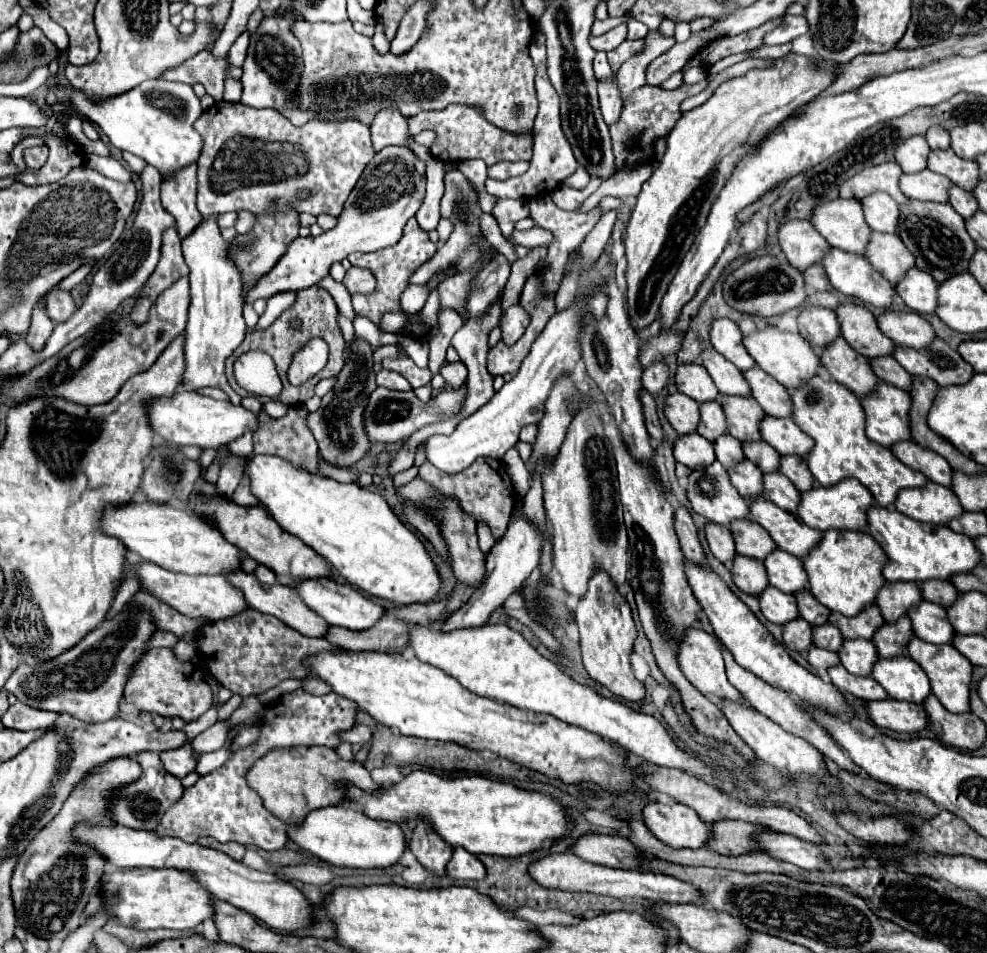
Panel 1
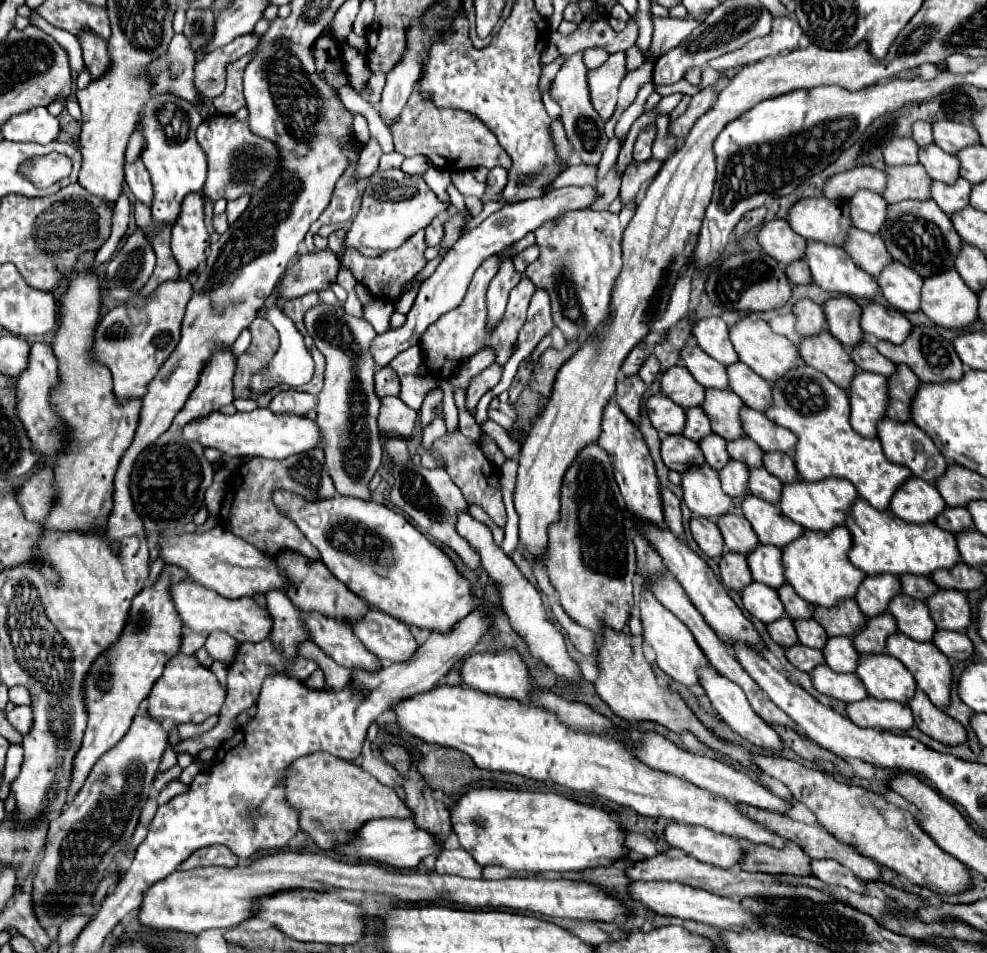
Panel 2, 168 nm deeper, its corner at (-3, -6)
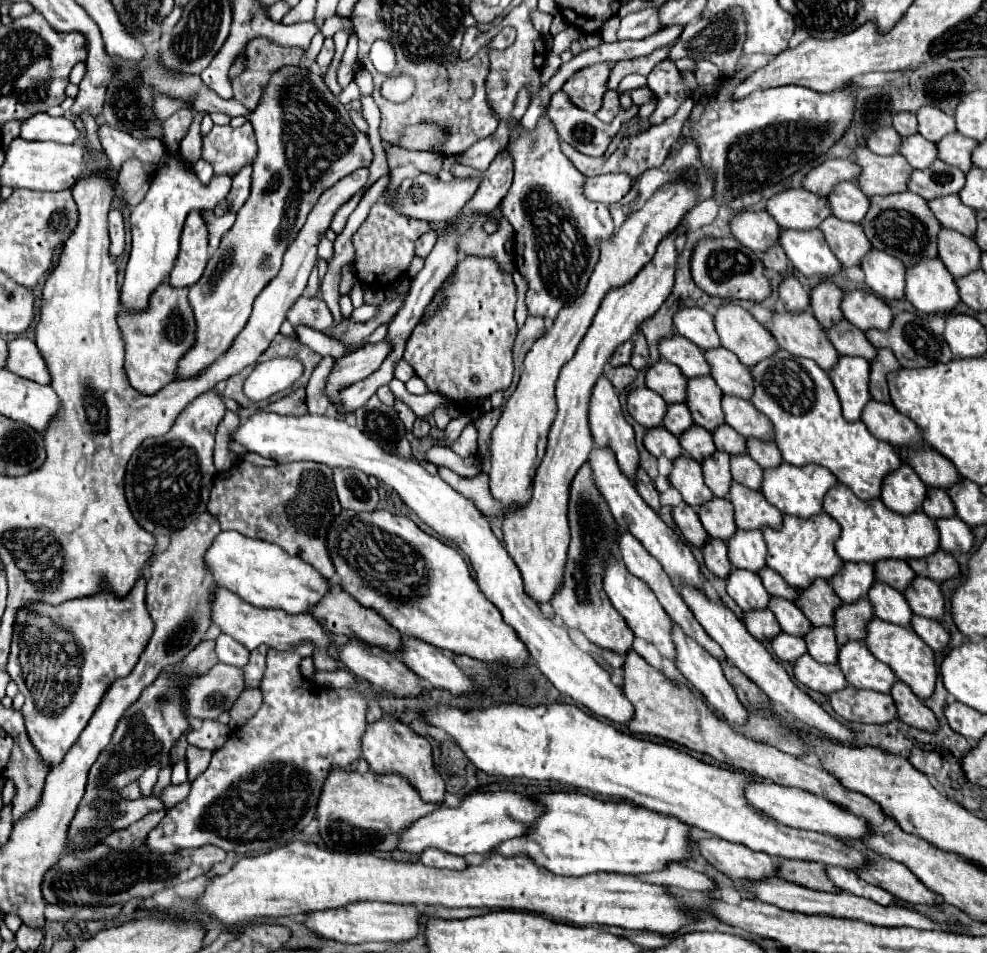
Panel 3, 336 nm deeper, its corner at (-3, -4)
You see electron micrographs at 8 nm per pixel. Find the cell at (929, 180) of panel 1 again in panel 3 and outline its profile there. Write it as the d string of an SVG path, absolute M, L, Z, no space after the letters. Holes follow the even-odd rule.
M860 148L854 152L854 160L862 166L862 190L868 196L890 196L908 190L908 180L914 168L902 158L902 154L894 156L878 156L868 148Z

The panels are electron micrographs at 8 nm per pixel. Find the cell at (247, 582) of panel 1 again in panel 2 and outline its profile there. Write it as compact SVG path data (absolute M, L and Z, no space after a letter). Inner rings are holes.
M302 612L302 618L312 636L312 642L316 642L340 666L348 670L360 668L368 672L382 668L380 660L372 652L368 652L366 646L362 646L348 624L326 618L318 612Z

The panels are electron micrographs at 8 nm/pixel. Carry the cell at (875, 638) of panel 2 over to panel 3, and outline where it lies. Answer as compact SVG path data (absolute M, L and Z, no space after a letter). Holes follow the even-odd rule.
M862 598L854 604L842 604L836 610L836 640L838 644L864 642L868 634L868 622L874 620L874 608L868 598Z

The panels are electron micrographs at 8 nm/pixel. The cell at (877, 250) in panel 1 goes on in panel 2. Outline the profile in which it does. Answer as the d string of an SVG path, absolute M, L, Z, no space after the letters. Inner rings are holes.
M854 226L850 228L850 234L846 234L846 242L842 244L842 248L854 260L854 264L858 264L858 268L862 268L874 278L884 270L884 266L892 262L878 234L868 234Z

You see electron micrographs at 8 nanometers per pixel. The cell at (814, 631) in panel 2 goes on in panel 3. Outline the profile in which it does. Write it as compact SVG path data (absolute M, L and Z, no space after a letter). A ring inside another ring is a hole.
M772 598L768 608L774 612L774 616L780 622L784 632L794 634L794 636L806 636L808 630L812 630L810 620L804 618L804 614L798 610L798 606L794 602Z

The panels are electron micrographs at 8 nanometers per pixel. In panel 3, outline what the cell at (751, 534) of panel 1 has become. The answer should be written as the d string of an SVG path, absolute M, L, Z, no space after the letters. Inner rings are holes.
M714 498L712 502L698 506L698 516L710 538L726 542L738 530L734 522L734 506L724 498Z

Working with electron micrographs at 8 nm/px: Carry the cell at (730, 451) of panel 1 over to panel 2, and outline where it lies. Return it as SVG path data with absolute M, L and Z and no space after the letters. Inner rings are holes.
M712 434L712 436L706 436L706 440L698 442L704 458L706 458L706 464L714 470L722 468L730 456L726 454L726 440L722 440L718 434Z

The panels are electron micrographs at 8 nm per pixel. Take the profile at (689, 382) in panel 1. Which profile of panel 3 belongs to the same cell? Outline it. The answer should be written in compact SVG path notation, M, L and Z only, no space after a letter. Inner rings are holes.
M660 360L658 364L650 366L646 372L646 386L658 392L668 404L686 402L688 380L682 370L670 362Z

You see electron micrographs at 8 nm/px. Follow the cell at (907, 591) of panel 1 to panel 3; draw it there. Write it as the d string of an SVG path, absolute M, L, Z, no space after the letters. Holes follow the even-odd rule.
M848 562L844 570L830 580L830 584L842 602L858 602L860 598L868 596L874 580L874 566L854 566Z

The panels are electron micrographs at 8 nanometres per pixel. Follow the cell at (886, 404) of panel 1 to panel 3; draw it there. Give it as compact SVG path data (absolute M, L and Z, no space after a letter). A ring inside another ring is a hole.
M840 356L838 364L828 372L828 376L832 378L832 384L838 392L844 418L848 422L858 422L862 418L864 406L872 398L868 390L870 362L864 358Z

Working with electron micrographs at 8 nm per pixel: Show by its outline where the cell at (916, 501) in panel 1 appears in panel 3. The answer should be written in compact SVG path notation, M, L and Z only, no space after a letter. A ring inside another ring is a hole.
M908 462L902 464L902 470L894 470L894 474L886 478L886 486L882 488L884 490L880 500L884 502L884 506L906 516L920 510L928 494L926 484L922 484L920 476Z

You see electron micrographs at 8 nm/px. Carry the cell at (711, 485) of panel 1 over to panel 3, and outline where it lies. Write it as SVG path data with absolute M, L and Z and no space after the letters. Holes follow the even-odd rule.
M690 456L676 458L674 468L668 478L670 478L670 484L682 494L684 502L694 508L698 508L704 502L710 502L714 498L712 490L704 482L702 464Z

